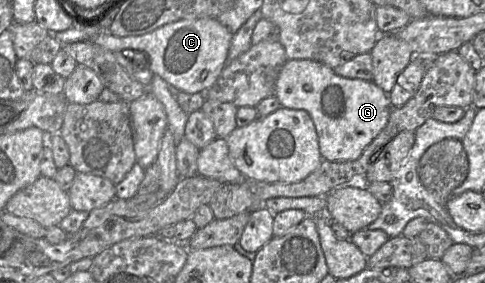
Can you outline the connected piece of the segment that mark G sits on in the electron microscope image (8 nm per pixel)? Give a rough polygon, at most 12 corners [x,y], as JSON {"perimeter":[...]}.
{"perimeter":[[310,59],[274,96],[309,113],[321,156],[354,161],[387,125],[389,94]]}

